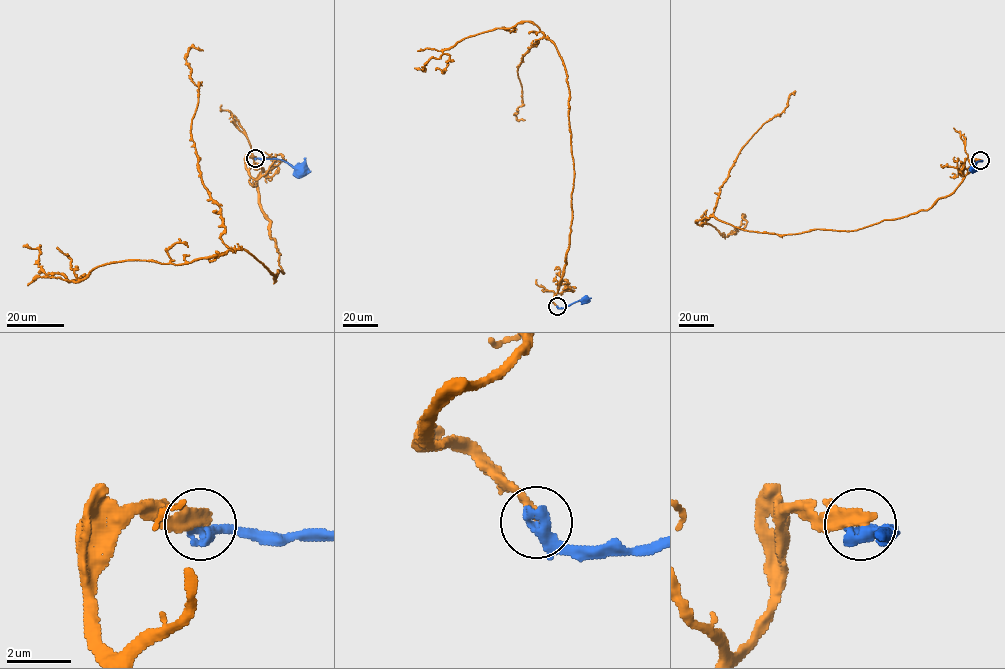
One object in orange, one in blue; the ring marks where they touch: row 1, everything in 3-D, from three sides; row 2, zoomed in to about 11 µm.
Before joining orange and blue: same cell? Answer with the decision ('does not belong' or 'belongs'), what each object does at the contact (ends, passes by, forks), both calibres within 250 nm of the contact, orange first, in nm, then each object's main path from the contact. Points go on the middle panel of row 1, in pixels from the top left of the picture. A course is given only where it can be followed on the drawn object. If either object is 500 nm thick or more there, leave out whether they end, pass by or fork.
does not belong | orange ends | blue ends | 360/420 nm | orange via (557, 306), (574, 162), (566, 70), (542, 37), (517, 70), (522, 105), (514, 114), (525, 120) | blue via (557, 306), (564, 308), (585, 299)

